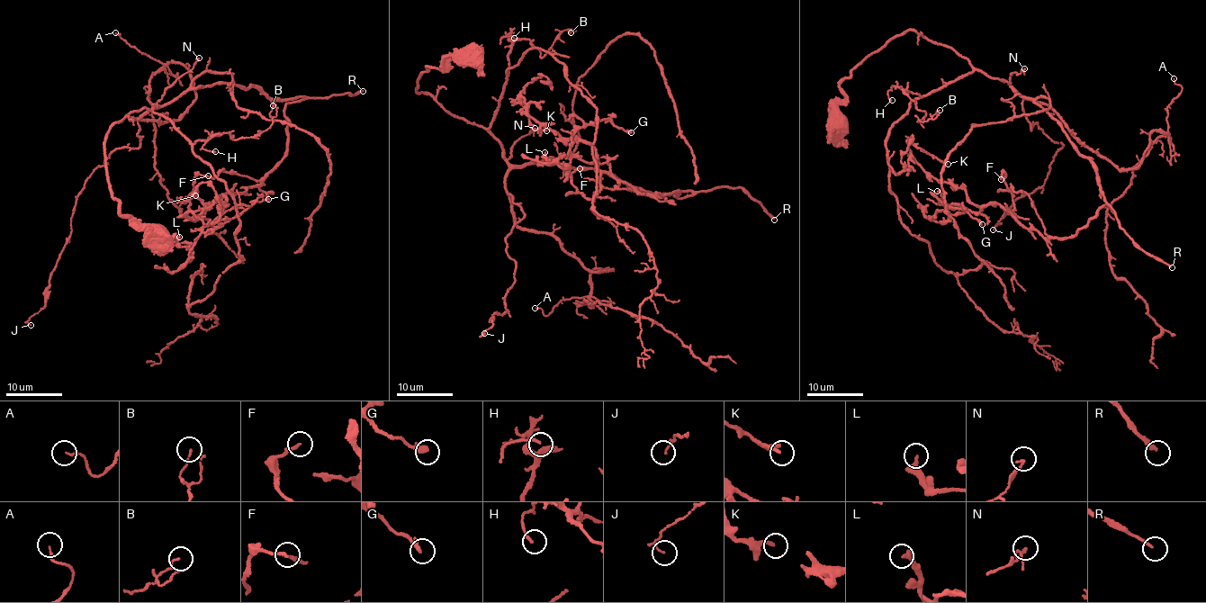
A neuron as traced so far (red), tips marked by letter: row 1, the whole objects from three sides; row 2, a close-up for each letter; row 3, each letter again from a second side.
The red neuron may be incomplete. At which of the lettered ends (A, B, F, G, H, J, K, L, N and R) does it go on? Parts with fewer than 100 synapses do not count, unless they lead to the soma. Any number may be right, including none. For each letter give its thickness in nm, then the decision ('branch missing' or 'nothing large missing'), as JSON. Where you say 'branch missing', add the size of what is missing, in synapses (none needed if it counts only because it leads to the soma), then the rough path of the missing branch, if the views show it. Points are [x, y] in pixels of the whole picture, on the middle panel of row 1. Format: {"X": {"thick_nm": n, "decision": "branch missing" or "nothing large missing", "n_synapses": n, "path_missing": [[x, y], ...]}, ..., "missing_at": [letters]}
{"A": {"thick_nm": 110, "decision": "nothing large missing"}, "B": {"thick_nm": 100, "decision": "nothing large missing"}, "F": {"thick_nm": 180, "decision": "nothing large missing"}, "G": {"thick_nm": 280, "decision": "nothing large missing"}, "H": {"thick_nm": 160, "decision": "nothing large missing"}, "J": {"thick_nm": 90, "decision": "nothing large missing"}, "K": {"thick_nm": 190, "decision": "nothing large missing"}, "L": {"thick_nm": 320, "decision": "nothing large missing"}, "N": {"thick_nm": 100, "decision": "nothing large missing"}, "R": {"thick_nm": 200, "decision": "branch missing", "n_synapses": 400}, "missing_at": ["R"]}

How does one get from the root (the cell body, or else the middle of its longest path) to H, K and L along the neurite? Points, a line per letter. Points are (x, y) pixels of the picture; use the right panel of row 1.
H: (832, 127), (844, 97), (840, 83), (892, 38), (912, 30), (973, 68), (922, 96), (895, 85), (892, 100)
K: (832, 127), (840, 83), (912, 30), (1057, 121), (1114, 211), (1045, 238), (930, 175), (909, 146), (948, 164)
L: (832, 127), (840, 83), (912, 30), (1057, 121), (1114, 211), (1045, 238), (997, 202), (937, 222), (937, 191)

